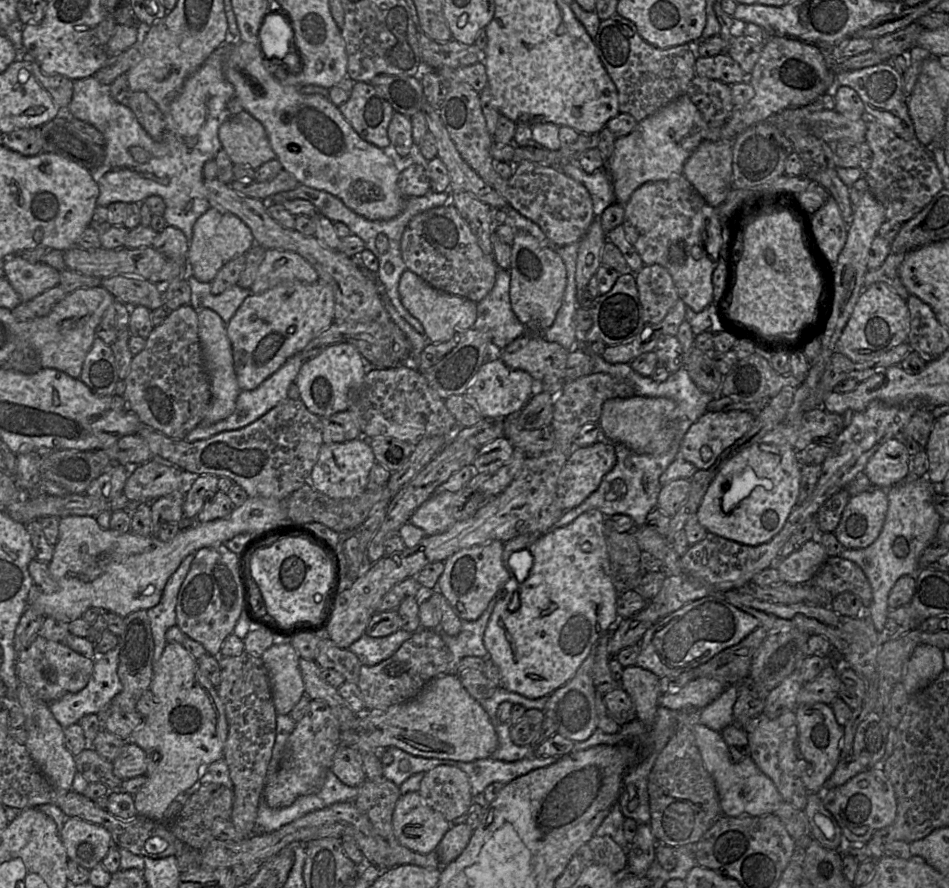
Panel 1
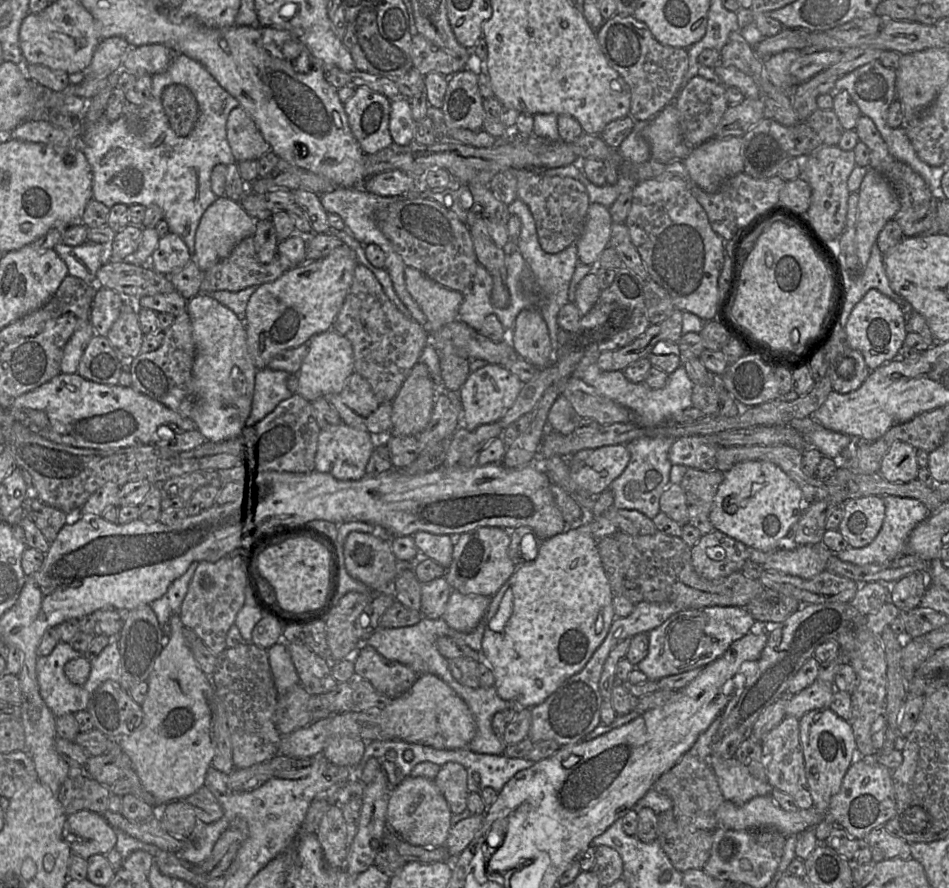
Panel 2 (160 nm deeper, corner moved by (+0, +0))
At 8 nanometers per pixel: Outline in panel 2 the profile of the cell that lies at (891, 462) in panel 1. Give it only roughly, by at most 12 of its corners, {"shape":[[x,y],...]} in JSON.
{"shape":[[895,441],[879,473],[891,483],[917,479],[917,449]]}

